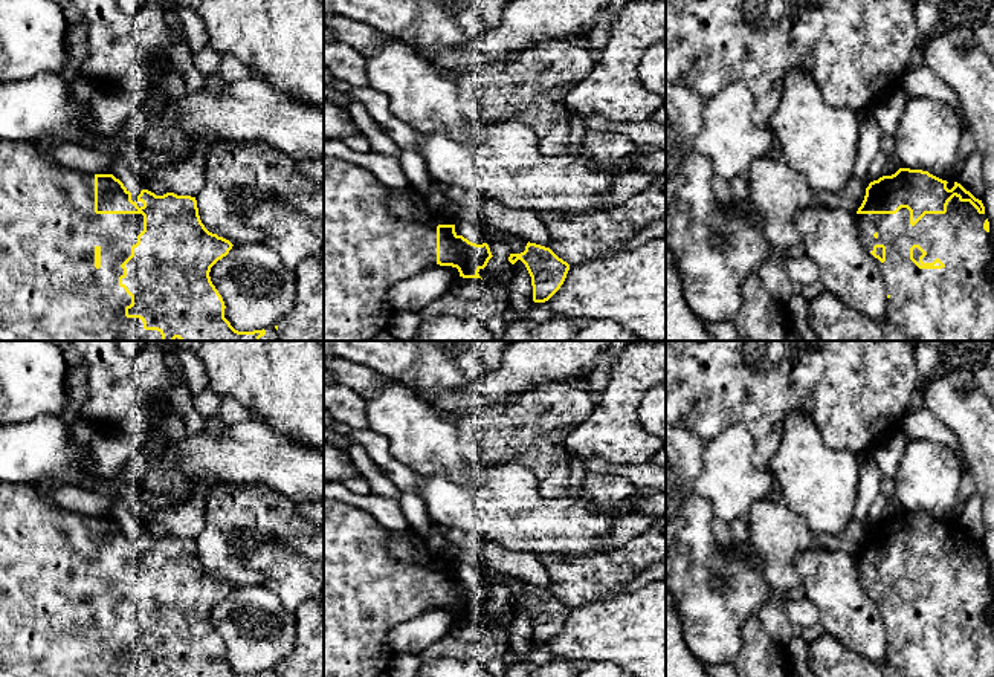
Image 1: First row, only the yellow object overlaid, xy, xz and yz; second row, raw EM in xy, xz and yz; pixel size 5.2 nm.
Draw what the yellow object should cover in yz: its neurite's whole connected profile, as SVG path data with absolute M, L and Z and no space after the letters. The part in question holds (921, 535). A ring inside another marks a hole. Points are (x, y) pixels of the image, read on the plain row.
M899 510L869 526L857 567L860 584L875 599L886 627L886 657L883 662L864 659L823 631L809 643L809 666L815 677L994 677L994 619L986 617L992 591L982 543L957 524Z

